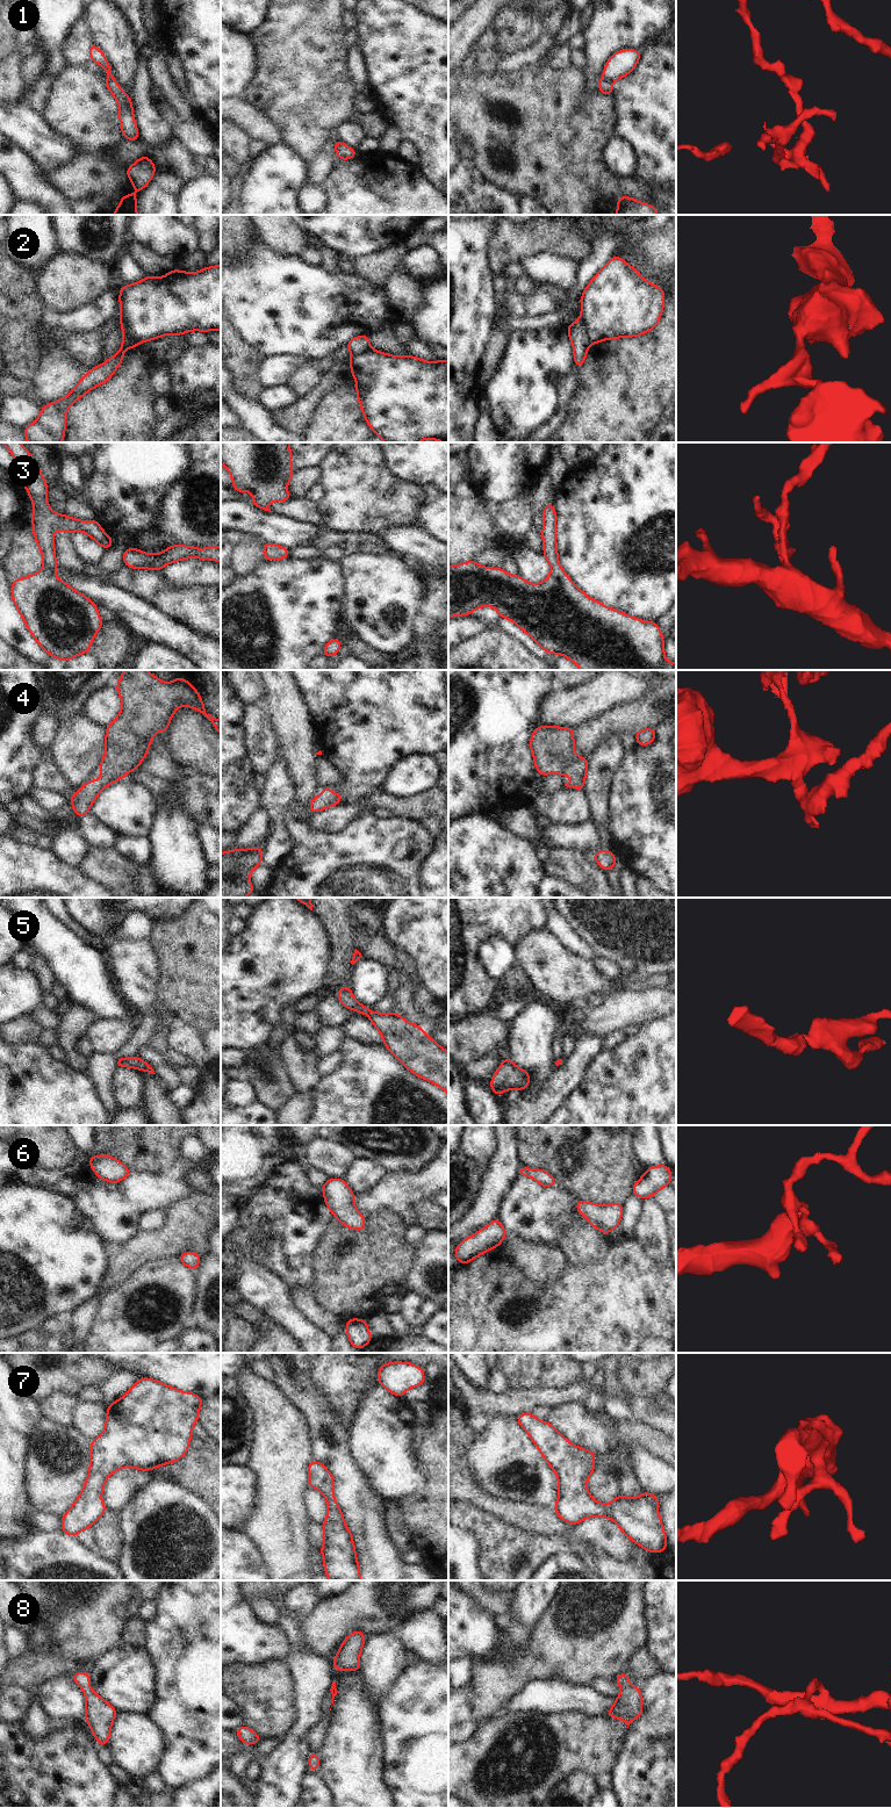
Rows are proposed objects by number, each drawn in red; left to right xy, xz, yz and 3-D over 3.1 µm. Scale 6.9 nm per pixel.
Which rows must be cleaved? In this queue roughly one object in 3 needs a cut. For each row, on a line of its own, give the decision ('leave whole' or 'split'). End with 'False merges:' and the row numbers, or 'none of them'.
1: split
2: split
3: leave whole
4: leave whole
5: leave whole
6: leave whole
7: leave whole
8: leave whole
False merges: 1, 2

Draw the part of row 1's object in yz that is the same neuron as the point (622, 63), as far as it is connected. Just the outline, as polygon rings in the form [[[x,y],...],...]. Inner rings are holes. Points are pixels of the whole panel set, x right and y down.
[[[620,50],[613,53],[603,71],[603,79],[613,82],[633,71],[639,62],[640,50]]]

